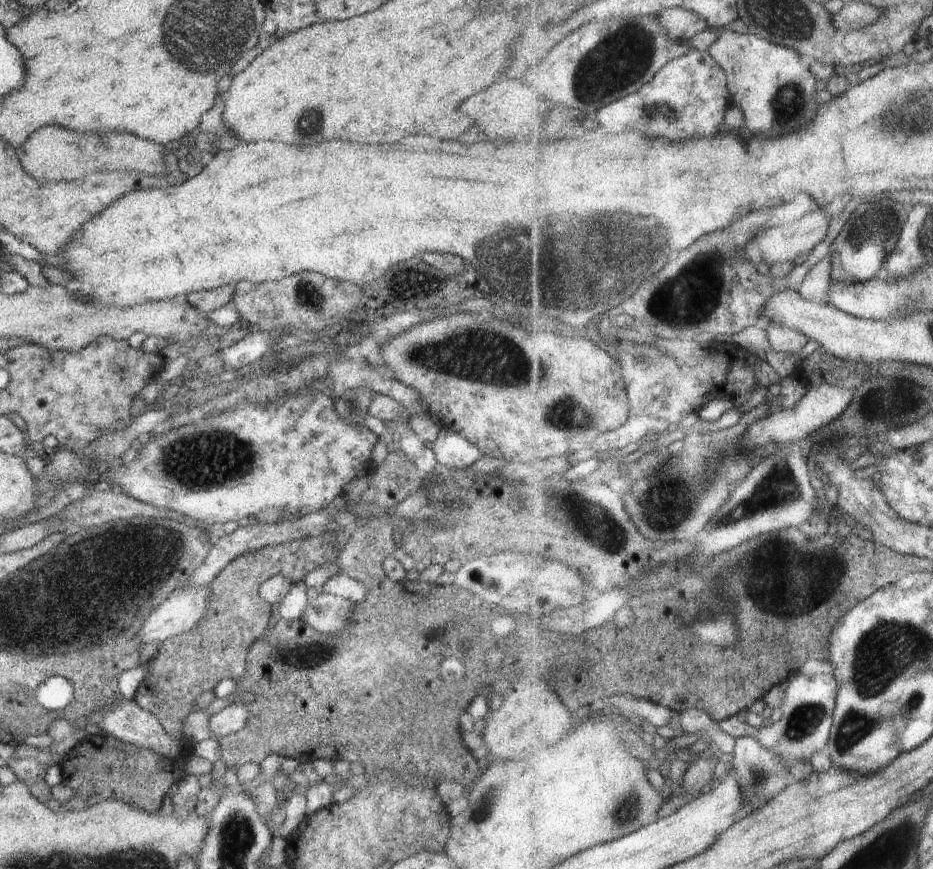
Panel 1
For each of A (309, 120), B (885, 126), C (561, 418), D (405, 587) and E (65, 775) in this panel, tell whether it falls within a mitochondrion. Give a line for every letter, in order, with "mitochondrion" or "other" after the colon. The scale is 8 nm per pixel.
A: mitochondrion
B: mitochondrion
C: mitochondrion
D: other
E: other

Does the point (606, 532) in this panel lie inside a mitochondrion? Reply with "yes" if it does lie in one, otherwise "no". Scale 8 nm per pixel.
yes

